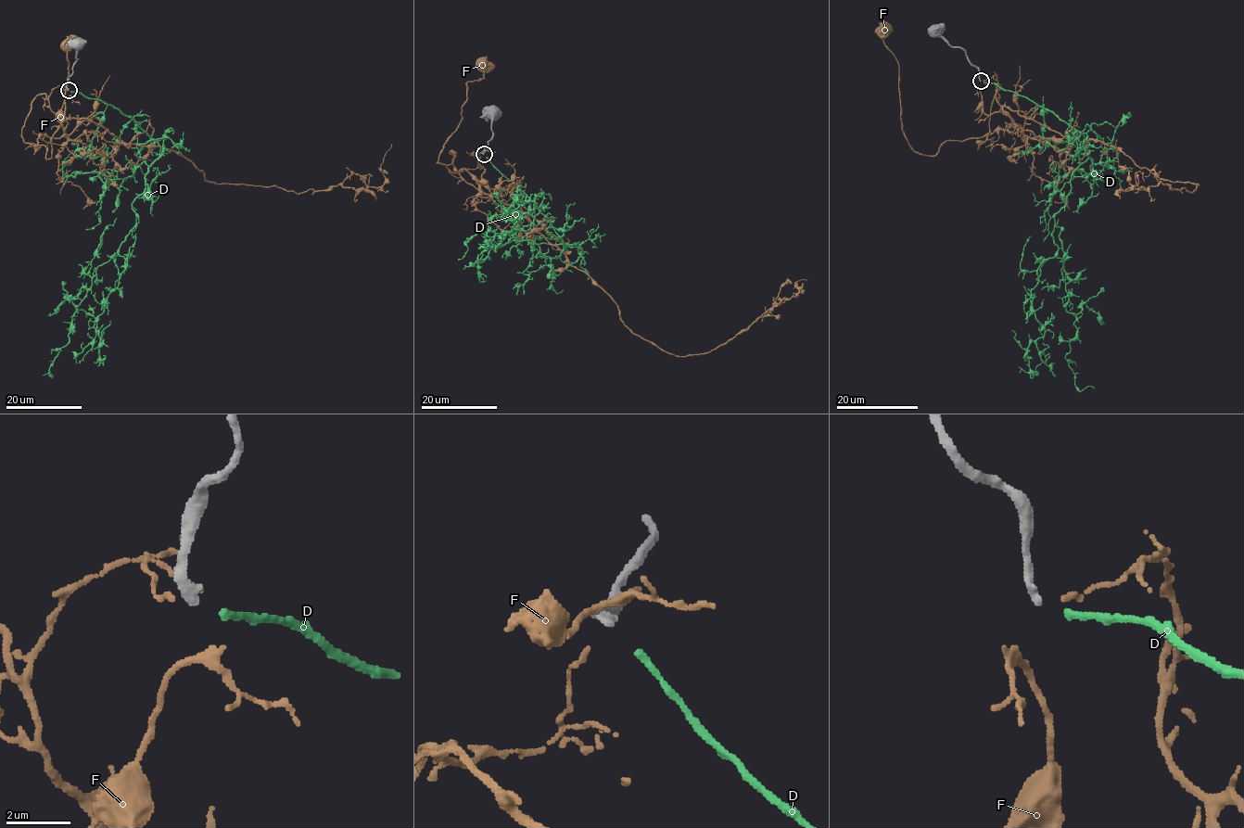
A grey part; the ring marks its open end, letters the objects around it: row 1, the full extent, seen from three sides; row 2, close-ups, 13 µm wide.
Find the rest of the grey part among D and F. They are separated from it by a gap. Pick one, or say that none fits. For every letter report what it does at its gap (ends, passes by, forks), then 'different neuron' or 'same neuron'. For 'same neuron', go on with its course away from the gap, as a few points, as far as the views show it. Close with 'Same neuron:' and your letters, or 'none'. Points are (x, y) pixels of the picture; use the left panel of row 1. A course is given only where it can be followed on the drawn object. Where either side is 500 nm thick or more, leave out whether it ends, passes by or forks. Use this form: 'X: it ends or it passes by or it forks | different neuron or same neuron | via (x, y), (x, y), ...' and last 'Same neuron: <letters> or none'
D: it ends | same neuron | via (71, 91), (129, 116), (159, 157), (132, 204), (136, 223), (96, 268), (52, 376), (43, 375)
F: it ends | different neuron
Same neuron: D

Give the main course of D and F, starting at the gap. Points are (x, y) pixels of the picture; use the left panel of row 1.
D: (71, 91), (129, 116), (159, 157), (132, 204), (136, 223), (96, 268), (52, 376), (43, 375)
F: (66, 90), (39, 94), (22, 128), (46, 159), (64, 116), (69, 43)

